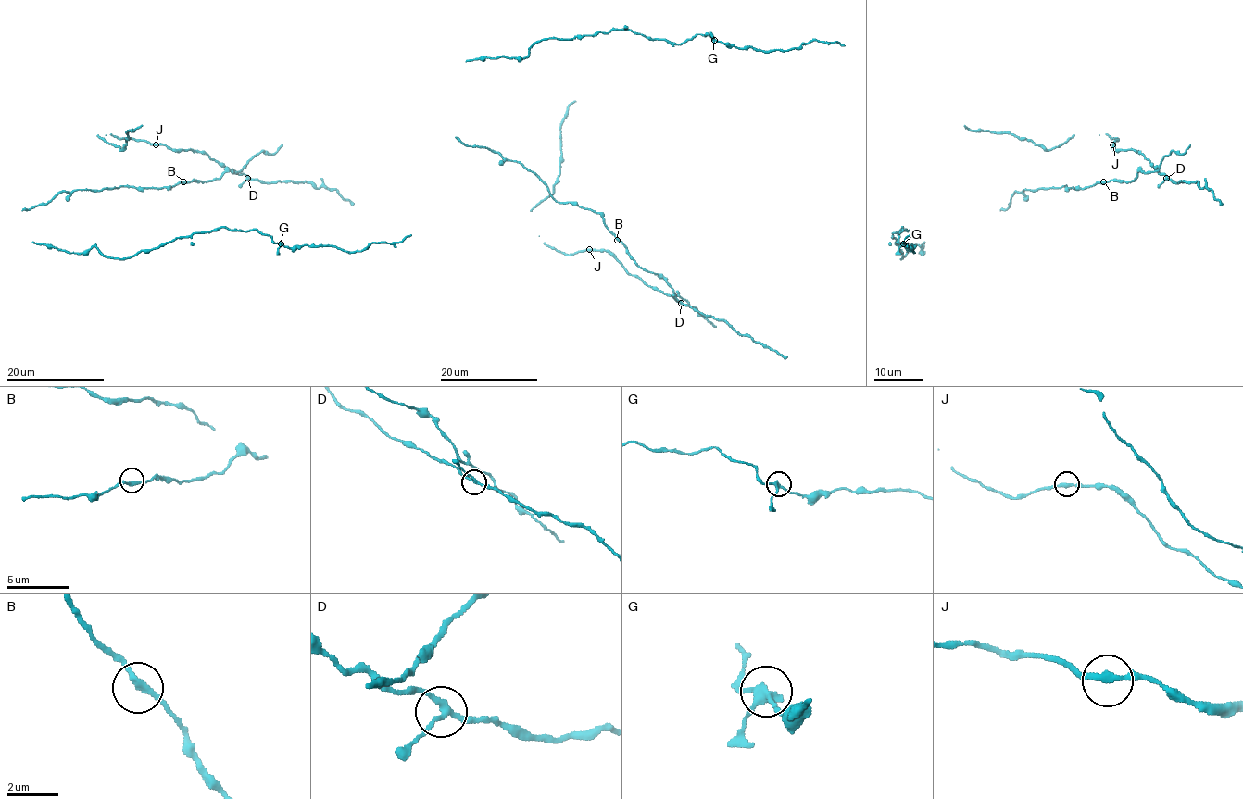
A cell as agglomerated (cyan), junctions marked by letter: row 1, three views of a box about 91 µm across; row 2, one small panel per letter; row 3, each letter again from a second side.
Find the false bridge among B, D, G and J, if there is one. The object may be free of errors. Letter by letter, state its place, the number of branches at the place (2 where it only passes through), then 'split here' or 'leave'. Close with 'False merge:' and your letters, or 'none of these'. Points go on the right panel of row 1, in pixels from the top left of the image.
B: at (1103, 181); 2 branches meet; leave
D: at (1166, 178); 3 branches meet; leave
G: at (903, 243); 3 branches meet; leave
J: at (1112, 144); 2 branches meet; leave
False merge: none of these

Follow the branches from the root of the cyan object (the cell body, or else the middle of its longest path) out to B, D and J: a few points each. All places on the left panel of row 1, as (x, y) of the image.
B: (67, 192), (120, 186), (169, 189), (183, 181)
D: (67, 192), (120, 186), (169, 189), (192, 181), (214, 181), (229, 170), (240, 171), (237, 173), (247, 178)
J: (67, 192), (169, 189), (240, 171), (221, 167), (203, 152), (156, 144)

